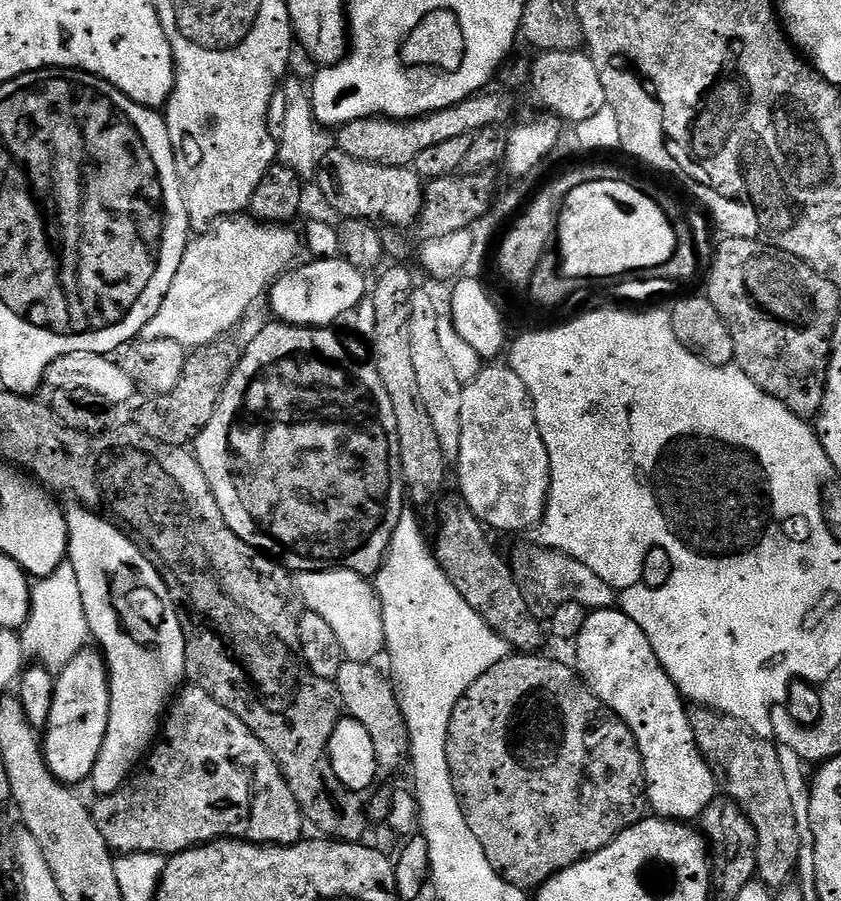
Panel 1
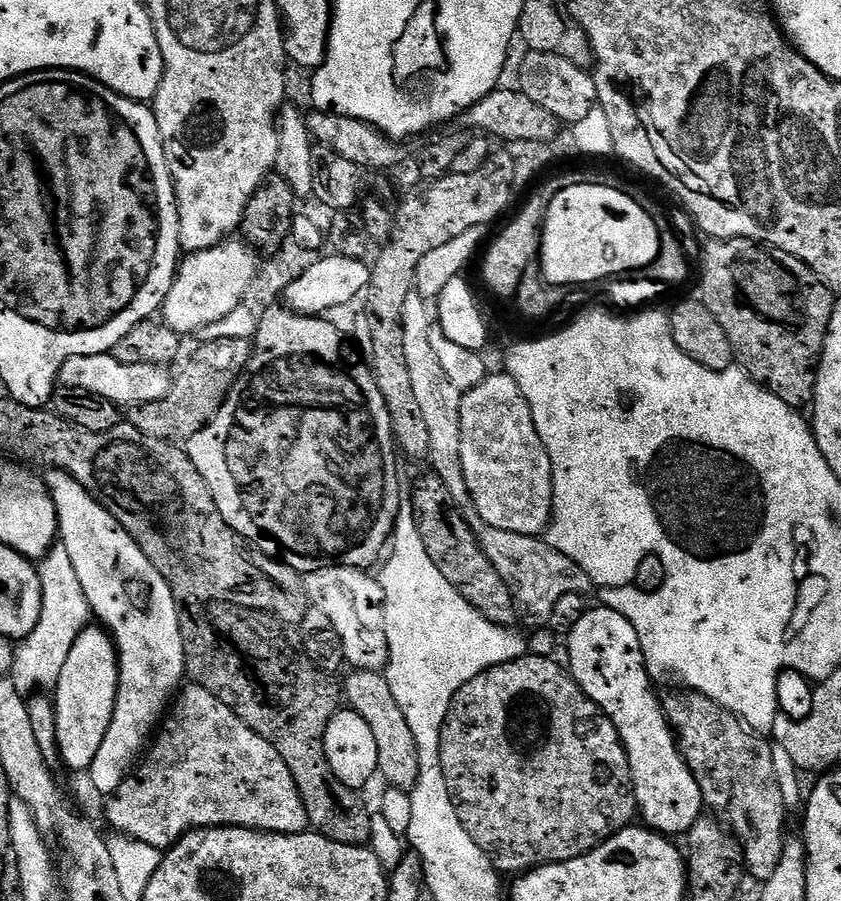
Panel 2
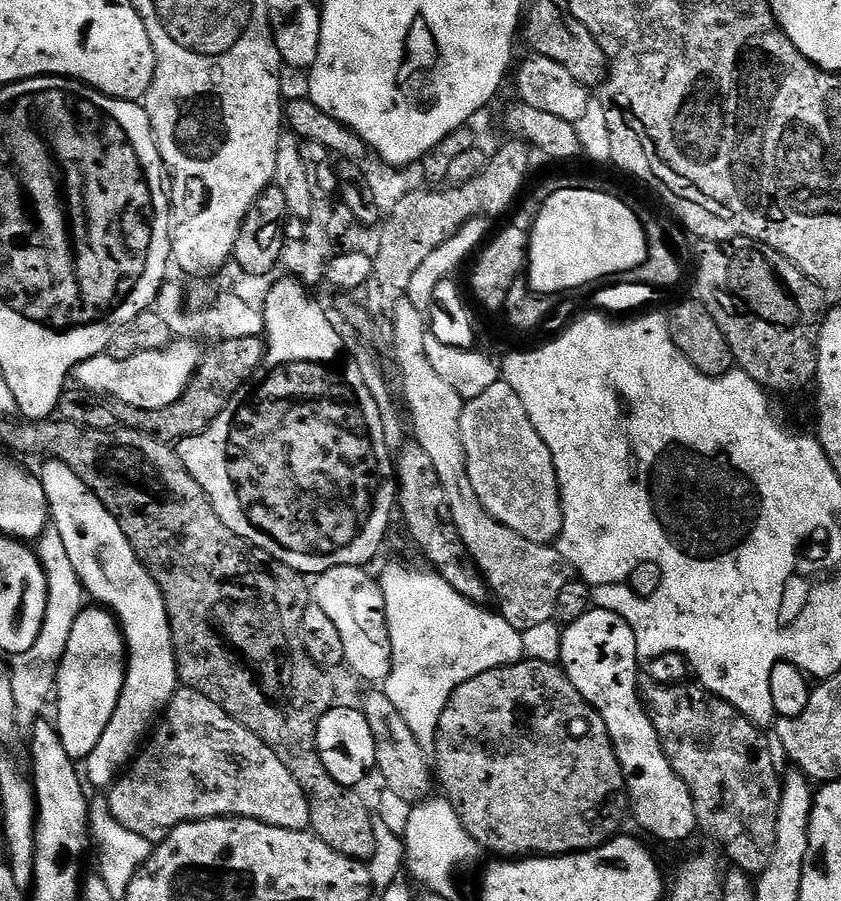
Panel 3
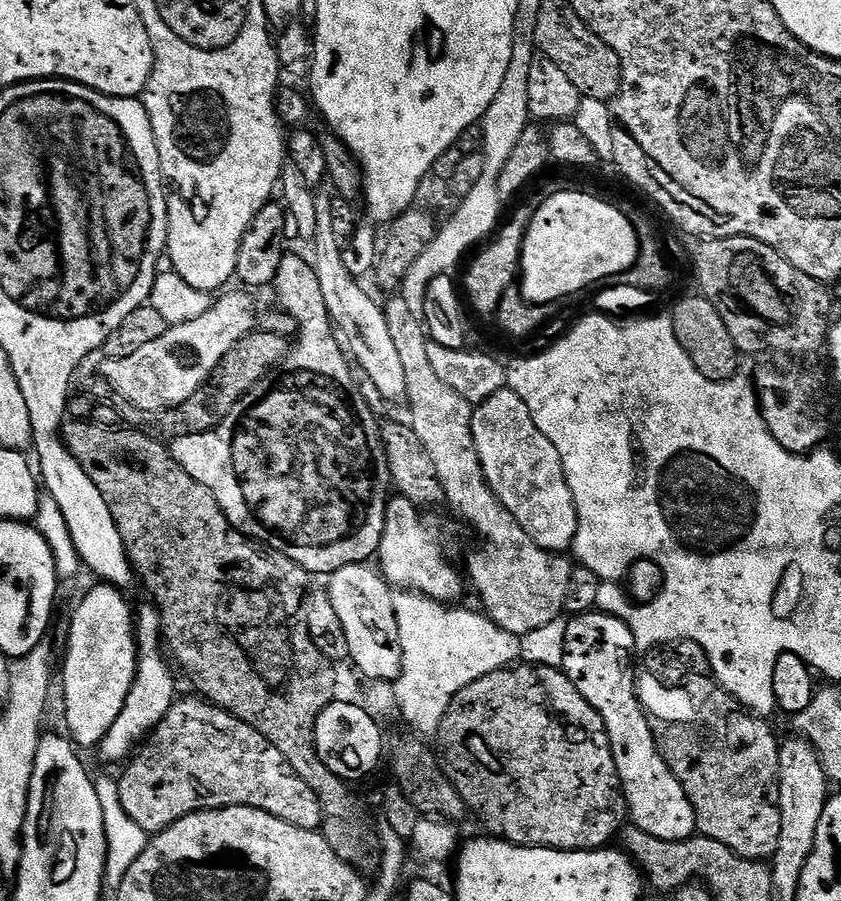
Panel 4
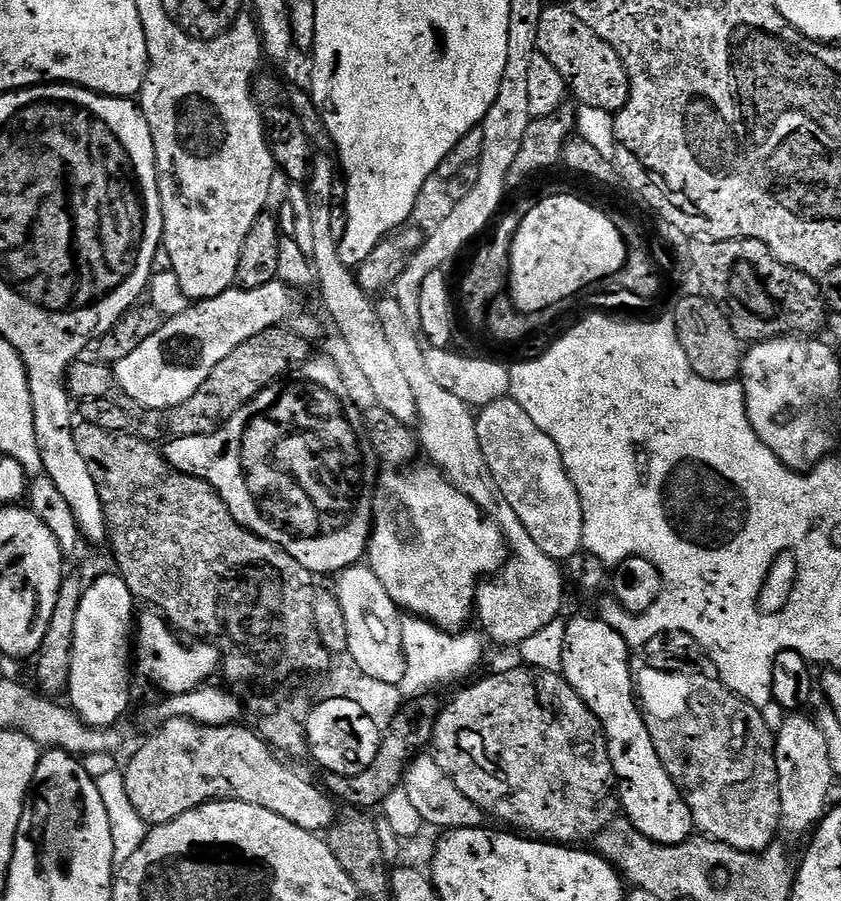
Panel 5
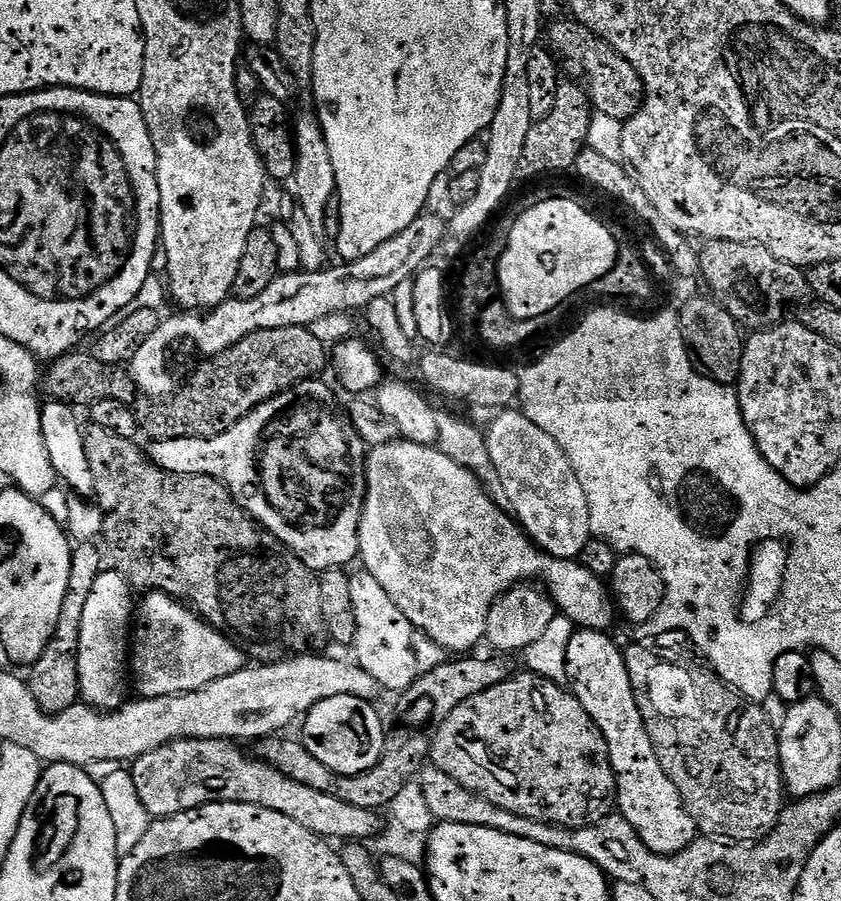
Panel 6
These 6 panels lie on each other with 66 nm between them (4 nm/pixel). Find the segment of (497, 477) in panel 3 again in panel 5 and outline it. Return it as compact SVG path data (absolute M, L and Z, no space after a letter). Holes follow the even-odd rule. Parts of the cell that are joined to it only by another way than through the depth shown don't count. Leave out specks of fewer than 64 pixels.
M511 398L490 402L475 413L478 426L478 442L482 442L482 454L486 454L486 466L498 482L498 490L510 502L514 514L522 518L530 538L538 542L538 550L558 562L566 562L581 553L582 498L562 462L558 446L550 434L542 434L530 414Z

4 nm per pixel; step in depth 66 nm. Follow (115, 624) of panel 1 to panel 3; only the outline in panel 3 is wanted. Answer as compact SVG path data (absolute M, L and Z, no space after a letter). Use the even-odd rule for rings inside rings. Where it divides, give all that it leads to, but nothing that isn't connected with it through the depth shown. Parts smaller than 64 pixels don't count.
M48 458L41 464L44 465L38 469L38 477L48 499L51 523L62 534L70 562L74 562L74 570L84 583L85 593L91 599L93 596L97 605L107 608L119 620L124 631L128 673L124 676L122 694L118 698L114 718L110 718L110 726L106 726L106 734L102 734L98 746L94 746L86 761L87 783L92 783L98 788L96 790L108 790L141 751L150 729L177 690L172 627L158 582L154 582L146 566L136 557L135 550L126 534L122 534L122 526L118 526L112 512L106 510L90 486L86 486L86 482L82 482L82 478L66 466L66 462Z

